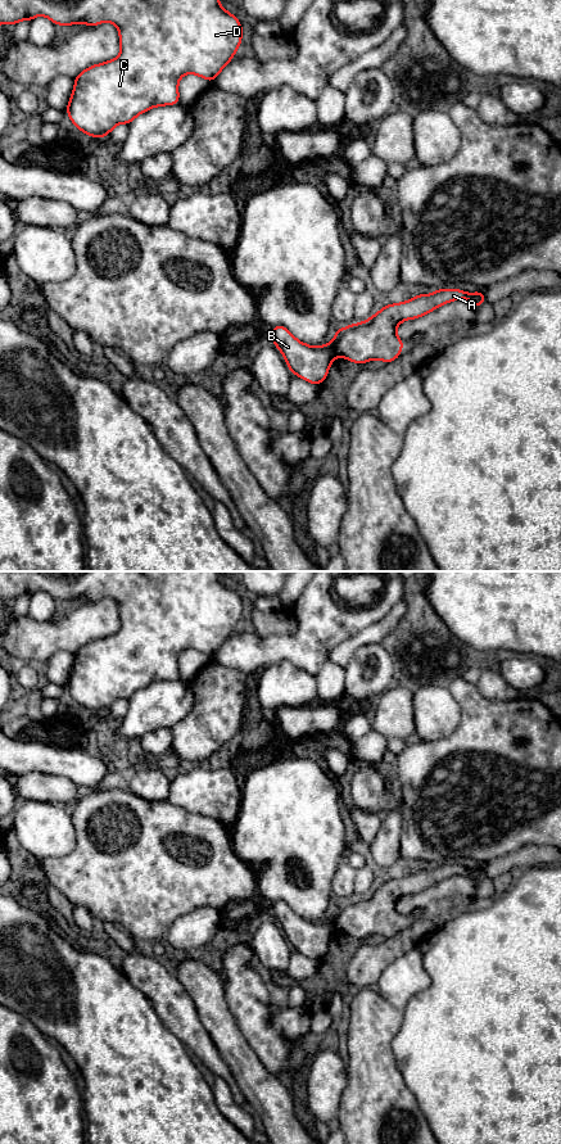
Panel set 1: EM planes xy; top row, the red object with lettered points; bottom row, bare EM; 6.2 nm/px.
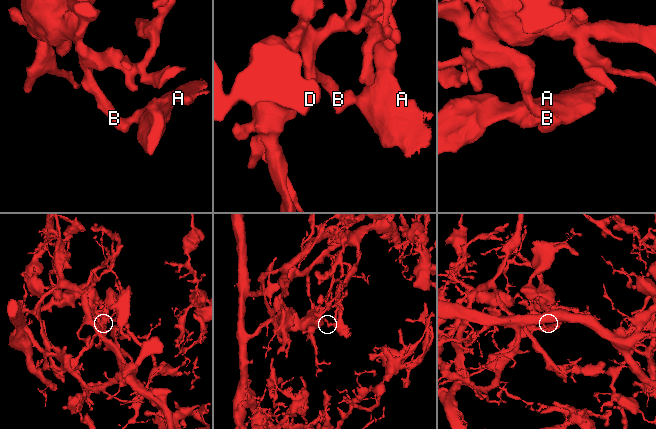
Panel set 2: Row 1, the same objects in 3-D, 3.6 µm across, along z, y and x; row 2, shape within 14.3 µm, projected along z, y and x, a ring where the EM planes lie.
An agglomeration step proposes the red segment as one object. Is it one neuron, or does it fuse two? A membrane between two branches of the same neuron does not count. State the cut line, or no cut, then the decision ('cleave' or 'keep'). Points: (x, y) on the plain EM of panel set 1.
xy (330, 917), (336, 931) | cleave

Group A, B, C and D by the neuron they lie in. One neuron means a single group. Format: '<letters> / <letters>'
A / B C D

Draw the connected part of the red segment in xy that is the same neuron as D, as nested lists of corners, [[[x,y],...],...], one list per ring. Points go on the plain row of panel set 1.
[[[0,571],[0,600],[14,601],[19,596],[32,596],[37,591],[49,593],[56,601],[72,601],[76,598],[86,598],[95,602],[103,597],[110,597],[118,602],[121,629],[108,637],[94,639],[83,645],[76,654],[67,689],[73,700],[91,713],[104,713],[121,698],[130,700],[139,689],[148,687],[154,682],[176,680],[180,677],[178,656],[184,650],[191,648],[203,652],[211,657],[216,655],[218,648],[231,637],[243,614],[243,601],[239,594],[223,584],[218,571]]]

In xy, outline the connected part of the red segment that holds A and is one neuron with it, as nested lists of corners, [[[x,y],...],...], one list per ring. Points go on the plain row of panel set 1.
[[[439,864],[429,871],[420,869],[406,877],[388,880],[368,895],[335,906],[331,918],[336,932],[359,940],[375,933],[390,939],[403,926],[403,915],[395,909],[401,897],[422,892],[457,874],[467,874],[475,883],[487,877],[481,865],[466,868],[461,864]]]

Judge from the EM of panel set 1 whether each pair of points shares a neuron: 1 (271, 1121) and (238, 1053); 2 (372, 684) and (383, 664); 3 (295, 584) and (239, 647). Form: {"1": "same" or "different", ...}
{"1": "same", "2": "same", "3": "different"}

